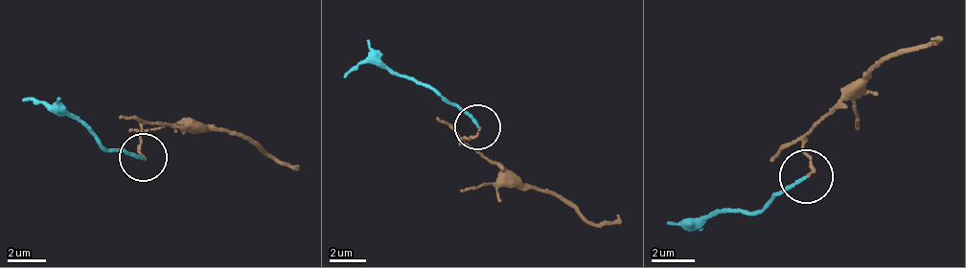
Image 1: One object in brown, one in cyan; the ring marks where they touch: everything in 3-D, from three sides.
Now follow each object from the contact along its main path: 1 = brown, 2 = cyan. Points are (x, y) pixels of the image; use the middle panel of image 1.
1: (479, 128), (470, 142), (462, 137), (466, 146), (559, 195), (584, 216), (612, 222), (618, 213)
2: (479, 128), (435, 91), (388, 69), (362, 61), (346, 78)

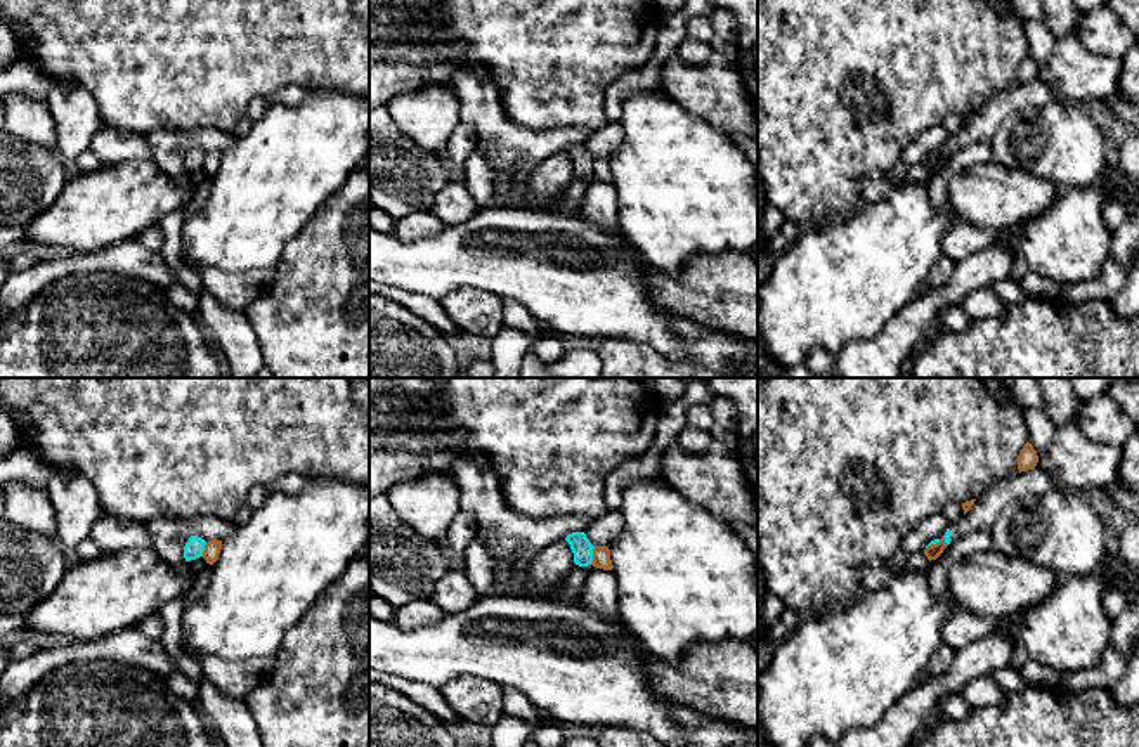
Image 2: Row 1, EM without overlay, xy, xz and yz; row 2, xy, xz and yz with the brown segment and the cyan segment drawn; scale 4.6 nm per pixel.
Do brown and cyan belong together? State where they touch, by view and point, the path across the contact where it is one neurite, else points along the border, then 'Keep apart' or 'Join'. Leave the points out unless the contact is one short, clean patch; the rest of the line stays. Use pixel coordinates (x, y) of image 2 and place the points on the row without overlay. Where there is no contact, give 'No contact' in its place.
Touches brown at xz (593, 167). Boundary: xz (595, 158), (590, 175). Keep apart

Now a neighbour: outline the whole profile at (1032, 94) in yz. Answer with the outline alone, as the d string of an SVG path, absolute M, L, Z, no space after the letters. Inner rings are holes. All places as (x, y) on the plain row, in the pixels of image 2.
M1035 78L1011 90L993 95L981 109L974 113L971 121L959 132L948 135L945 154L966 149L981 140L992 140L1000 123L1012 113L1021 109L1035 109L1056 99L1051 85Z

